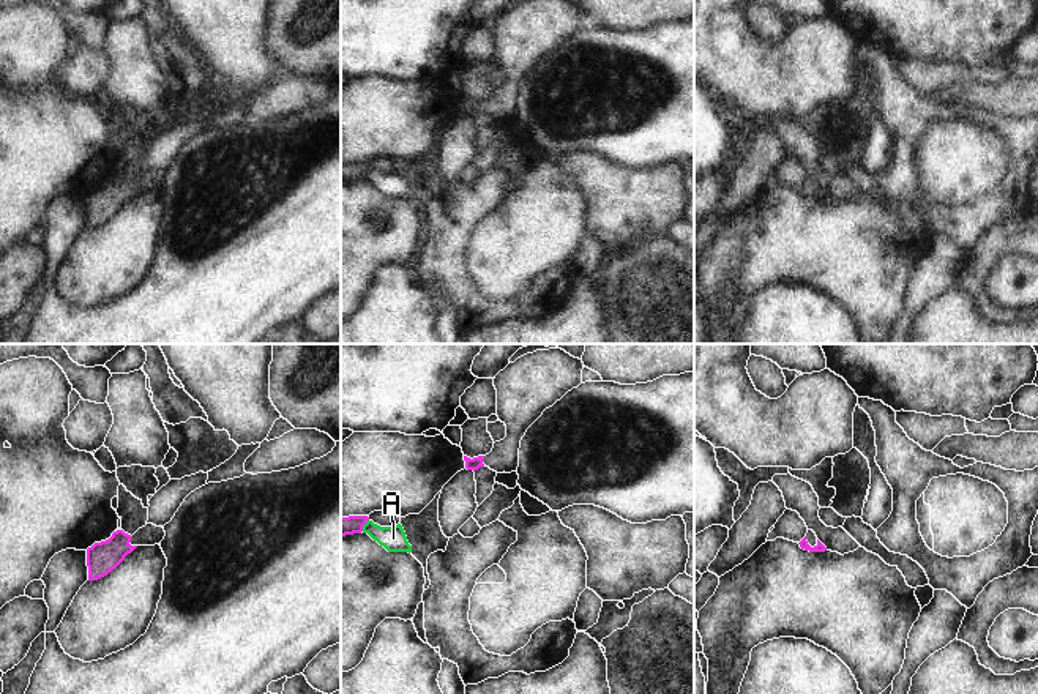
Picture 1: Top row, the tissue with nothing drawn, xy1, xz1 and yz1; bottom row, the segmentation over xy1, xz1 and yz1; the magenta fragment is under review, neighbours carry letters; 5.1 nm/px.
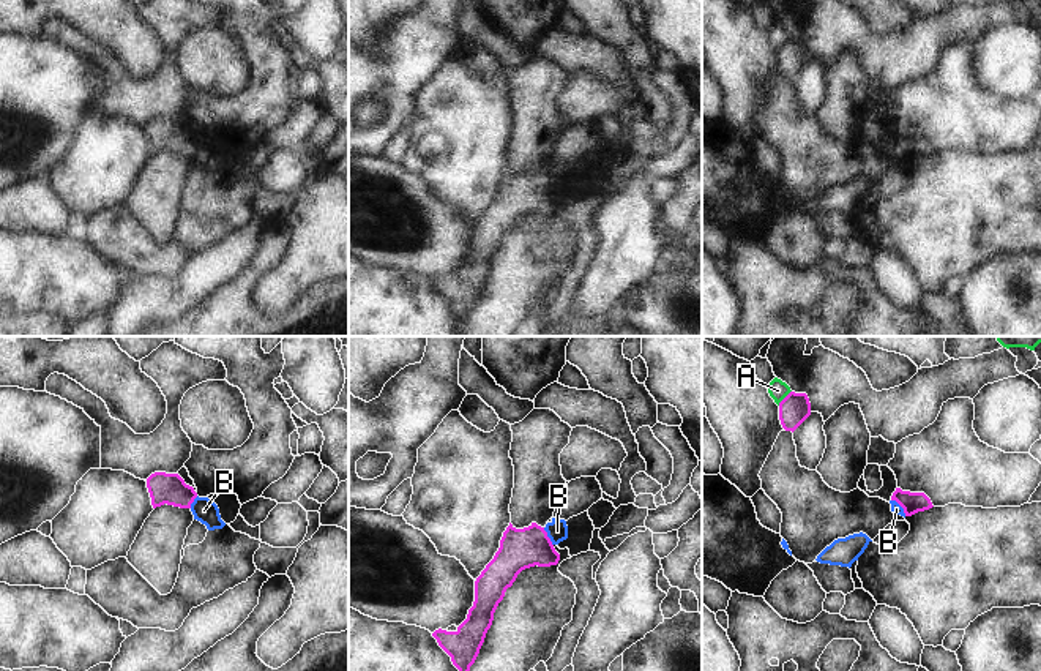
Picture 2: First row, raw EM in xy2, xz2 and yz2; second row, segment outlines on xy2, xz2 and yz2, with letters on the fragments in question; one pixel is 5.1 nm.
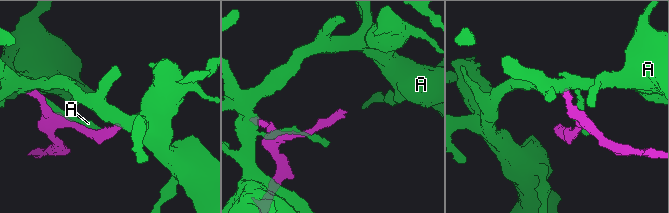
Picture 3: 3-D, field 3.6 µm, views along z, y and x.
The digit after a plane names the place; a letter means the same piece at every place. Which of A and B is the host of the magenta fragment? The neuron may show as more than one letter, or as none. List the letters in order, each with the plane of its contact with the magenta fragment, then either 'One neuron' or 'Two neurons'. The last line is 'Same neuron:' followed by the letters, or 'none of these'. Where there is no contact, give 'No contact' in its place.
A: Touches magenta in yz2. Two neurons
B: Touches magenta in yz2. Two neurons
Same neuron: none of these

